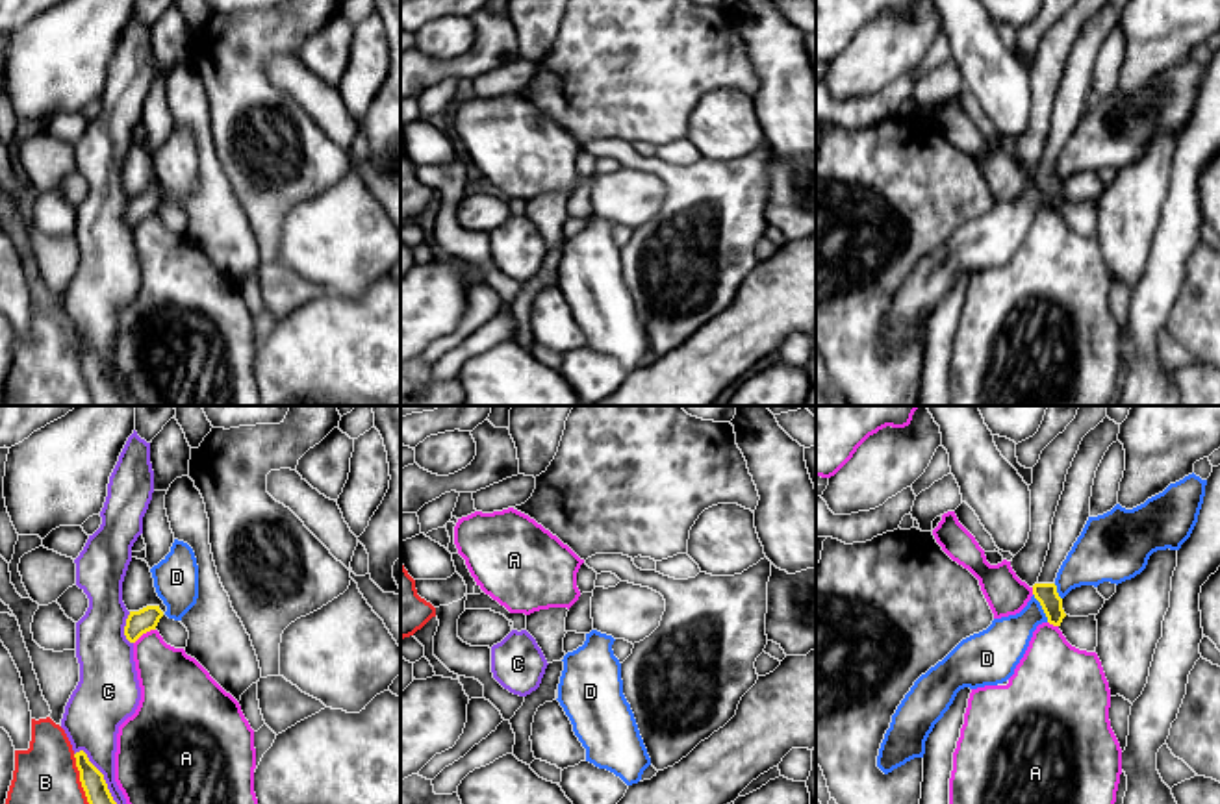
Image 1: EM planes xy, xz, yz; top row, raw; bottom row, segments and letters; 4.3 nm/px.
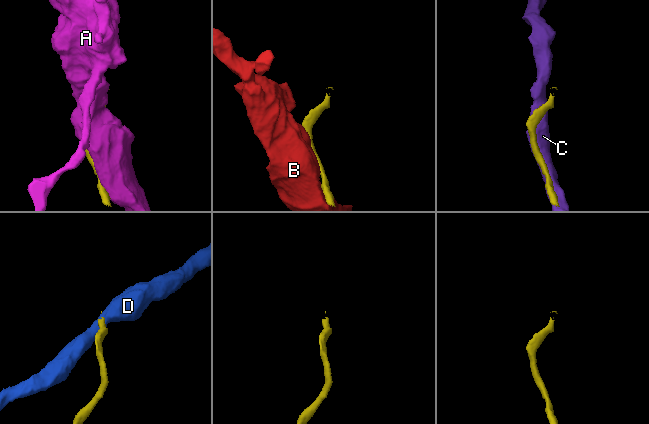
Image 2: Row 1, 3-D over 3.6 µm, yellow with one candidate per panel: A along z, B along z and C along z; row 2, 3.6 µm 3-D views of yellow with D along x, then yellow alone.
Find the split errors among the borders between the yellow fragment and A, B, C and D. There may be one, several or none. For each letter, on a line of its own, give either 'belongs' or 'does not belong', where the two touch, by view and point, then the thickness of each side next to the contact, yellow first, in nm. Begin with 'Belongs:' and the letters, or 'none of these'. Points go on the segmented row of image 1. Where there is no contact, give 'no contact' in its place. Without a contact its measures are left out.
Belongs: none of these
A: does not belong | xy (143, 632) | 110/280 nm
B: does not belong | xy (80, 778) | 100/260 nm
C: does not belong | xy (102, 775) | 100/240 nm
D: does not belong | yz (1042, 608) | 100/200 nm

